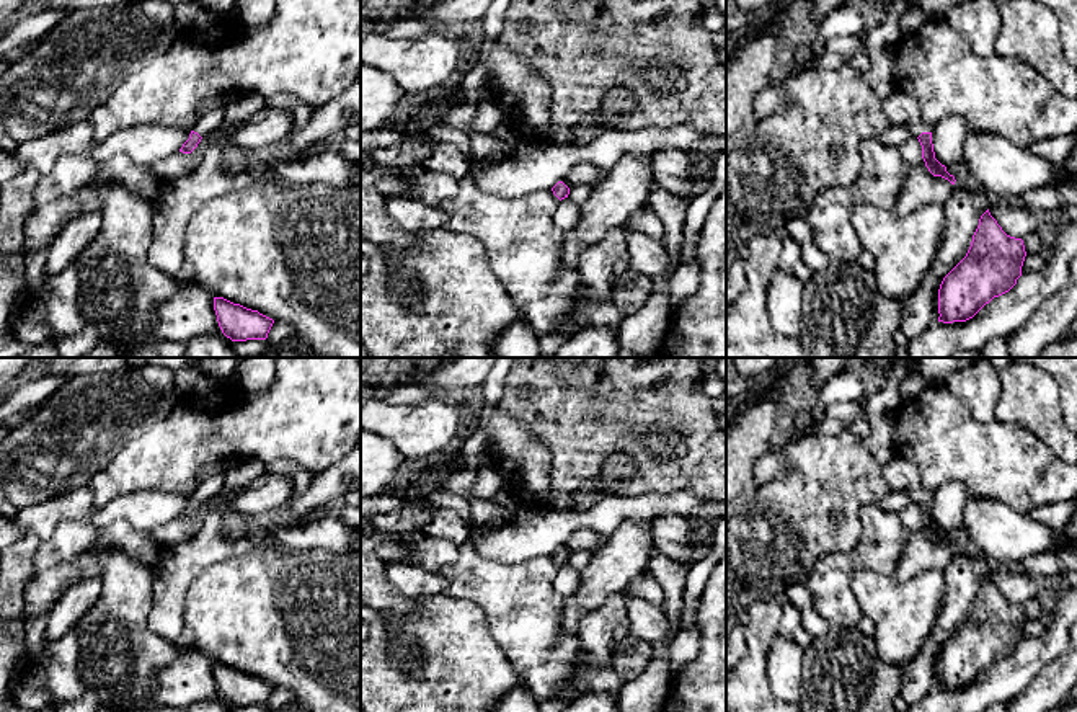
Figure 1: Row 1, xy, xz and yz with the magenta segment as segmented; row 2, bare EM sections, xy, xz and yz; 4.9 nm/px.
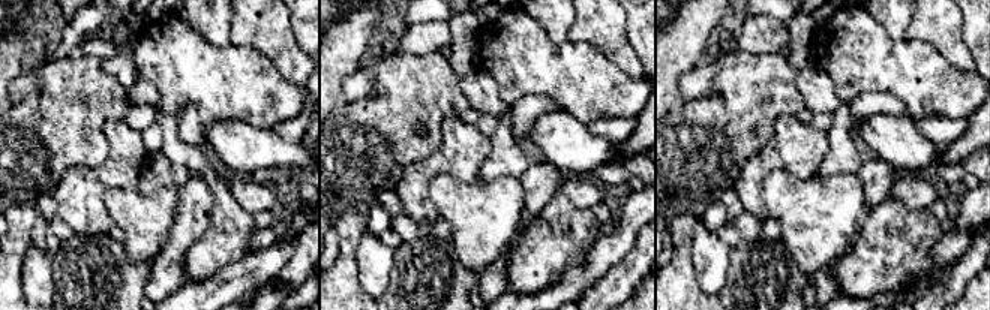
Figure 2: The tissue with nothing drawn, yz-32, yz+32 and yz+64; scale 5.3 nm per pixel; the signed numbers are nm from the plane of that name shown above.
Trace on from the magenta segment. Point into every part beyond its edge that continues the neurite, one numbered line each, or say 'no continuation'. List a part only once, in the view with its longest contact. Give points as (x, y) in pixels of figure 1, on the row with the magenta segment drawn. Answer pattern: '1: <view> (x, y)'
1: yz (901, 108)

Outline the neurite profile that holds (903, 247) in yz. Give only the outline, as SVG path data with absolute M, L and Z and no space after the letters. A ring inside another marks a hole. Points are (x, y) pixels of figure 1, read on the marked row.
M858 204L850 216L863 250L875 260L873 276L884 297L904 302L915 292L937 256L945 207L927 204L909 216Z

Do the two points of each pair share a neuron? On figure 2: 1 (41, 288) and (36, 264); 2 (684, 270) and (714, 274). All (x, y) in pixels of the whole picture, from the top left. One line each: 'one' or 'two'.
1: one
2: two

